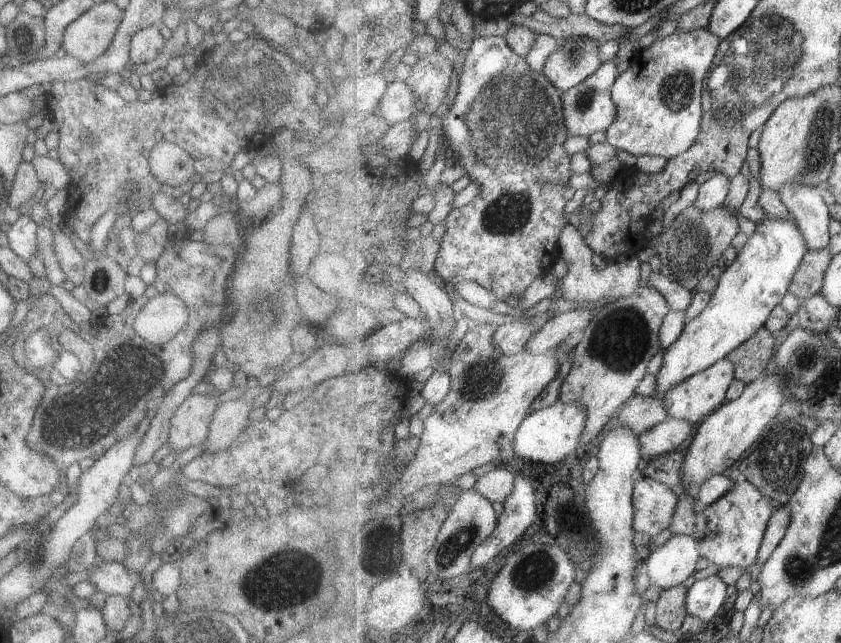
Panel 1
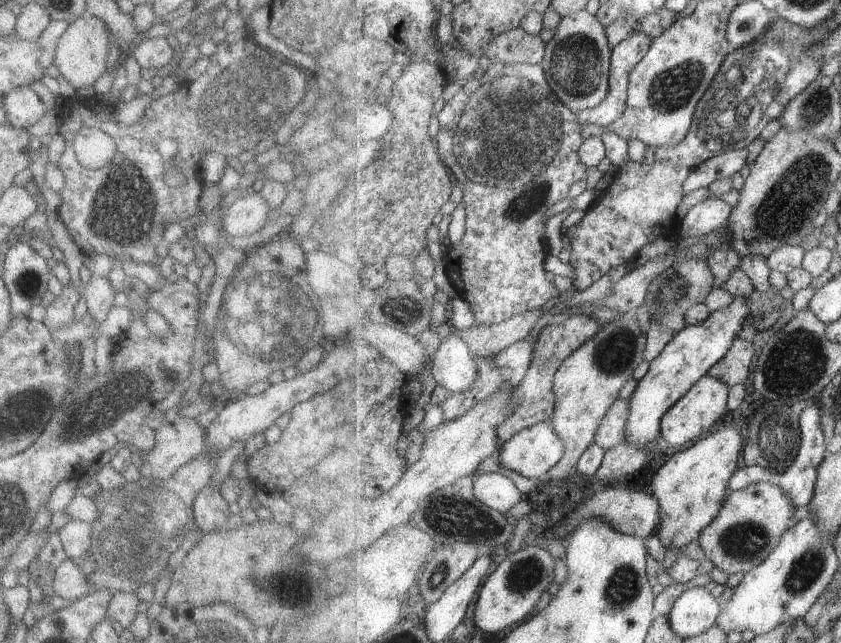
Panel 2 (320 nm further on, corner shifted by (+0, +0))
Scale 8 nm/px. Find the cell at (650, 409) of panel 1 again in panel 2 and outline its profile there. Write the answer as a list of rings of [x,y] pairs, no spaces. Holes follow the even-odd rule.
[[[619,397],[604,416],[604,420],[600,422],[595,442],[605,450],[615,448],[621,443],[627,442],[629,417],[629,400]]]

